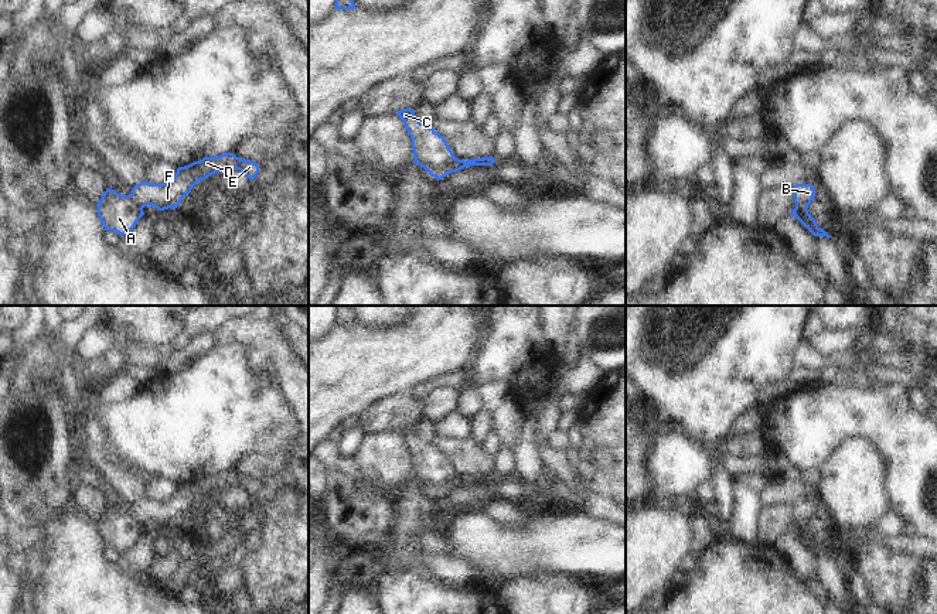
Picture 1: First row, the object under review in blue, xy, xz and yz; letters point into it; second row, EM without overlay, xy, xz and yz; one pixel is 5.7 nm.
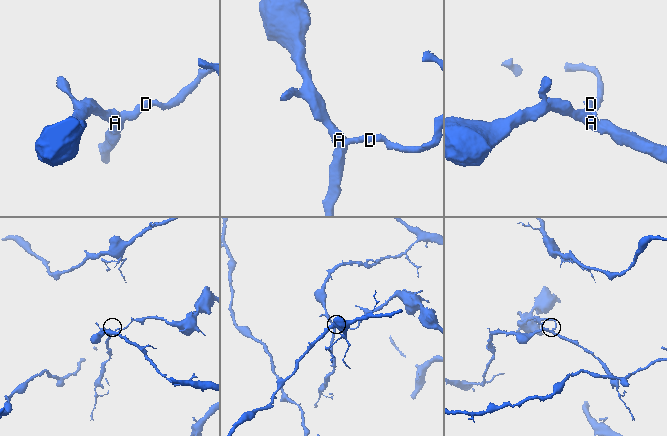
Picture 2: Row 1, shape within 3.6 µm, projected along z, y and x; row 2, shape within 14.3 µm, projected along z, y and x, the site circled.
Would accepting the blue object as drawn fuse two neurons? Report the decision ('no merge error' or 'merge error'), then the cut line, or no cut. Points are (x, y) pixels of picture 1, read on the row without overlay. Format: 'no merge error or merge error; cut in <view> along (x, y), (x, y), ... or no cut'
merge error; cut in xy along (130, 511), (132, 517), (142, 526)

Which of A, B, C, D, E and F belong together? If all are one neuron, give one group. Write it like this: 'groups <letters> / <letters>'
groups A C / B D E F

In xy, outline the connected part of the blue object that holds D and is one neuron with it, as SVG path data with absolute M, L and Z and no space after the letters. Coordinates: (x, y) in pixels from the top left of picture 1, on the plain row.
M234 470L204 474L200 478L178 484L170 499L150 501L143 498L132 505L130 512L142 526L147 522L159 528L176 526L198 498L225 487L239 487L252 498L259 490L259 482L255 478L239 475Z

